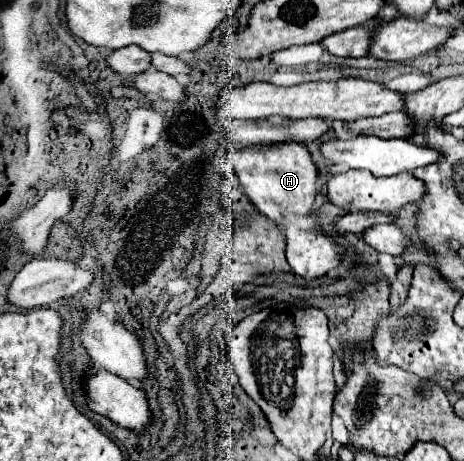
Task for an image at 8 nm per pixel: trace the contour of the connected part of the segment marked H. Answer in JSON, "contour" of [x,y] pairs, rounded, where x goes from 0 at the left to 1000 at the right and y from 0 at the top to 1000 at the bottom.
{"contour":[[[619,308],[619,312],[597,312],[597,321],[498,325],[489,334],[489,347],[506,369],[506,377],[515,382],[515,395],[541,443],[567,469],[575,469],[601,495],[610,495],[619,521],[619,542],[614,542],[619,568],[640,599],[657,607],[700,603],[709,586],[722,586],[735,573],[748,534],[735,529],[718,508],[700,508],[692,499],[683,451],[675,447],[688,421],[683,403],[688,369],[675,356],[670,334],[649,312]]]}

